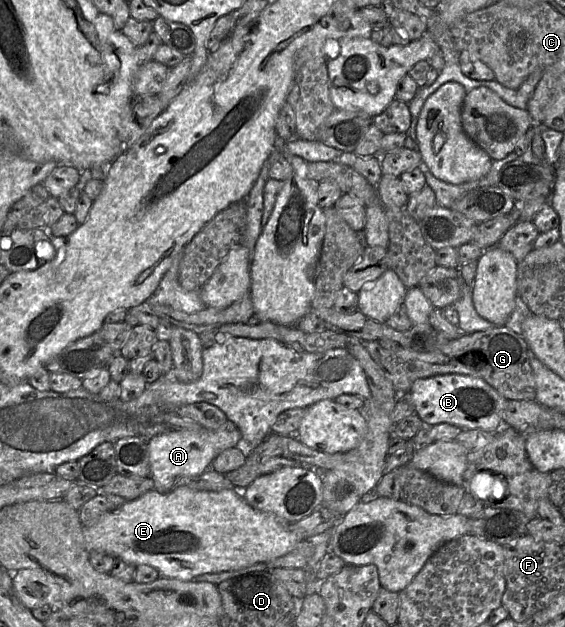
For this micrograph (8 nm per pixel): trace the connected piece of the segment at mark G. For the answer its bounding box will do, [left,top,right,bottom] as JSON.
[364,325,536,400]

